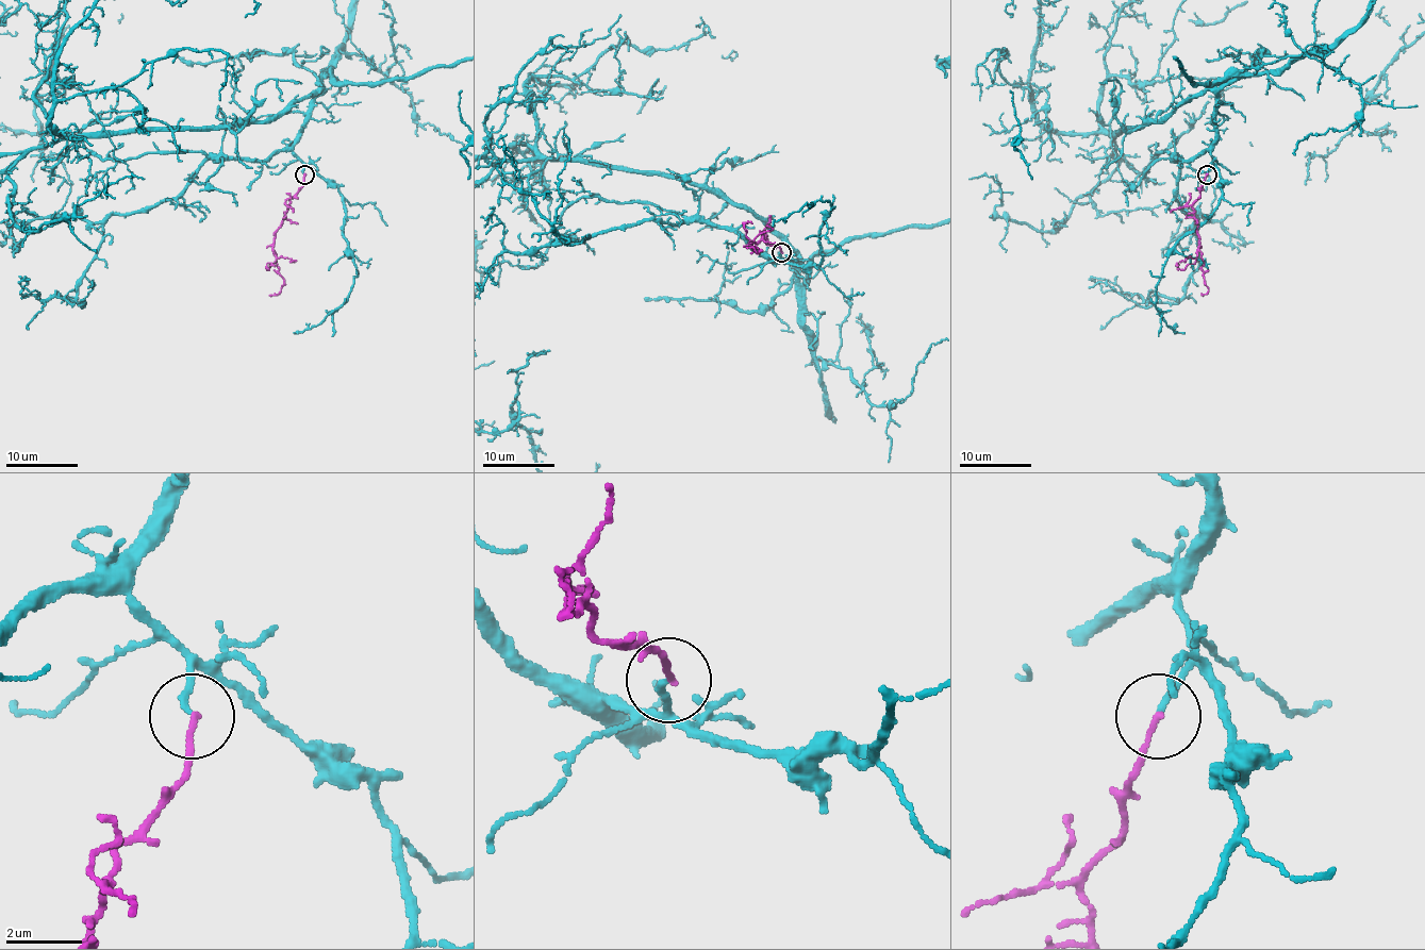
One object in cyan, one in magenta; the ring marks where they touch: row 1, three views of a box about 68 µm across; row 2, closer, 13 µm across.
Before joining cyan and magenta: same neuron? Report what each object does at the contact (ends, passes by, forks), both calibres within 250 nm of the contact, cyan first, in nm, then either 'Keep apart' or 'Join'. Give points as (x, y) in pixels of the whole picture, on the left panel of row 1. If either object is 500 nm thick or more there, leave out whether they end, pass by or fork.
At the ring cyan ends. At the ring magenta ends. Thickness 160 nm (cyan) against 140 nm. Join

